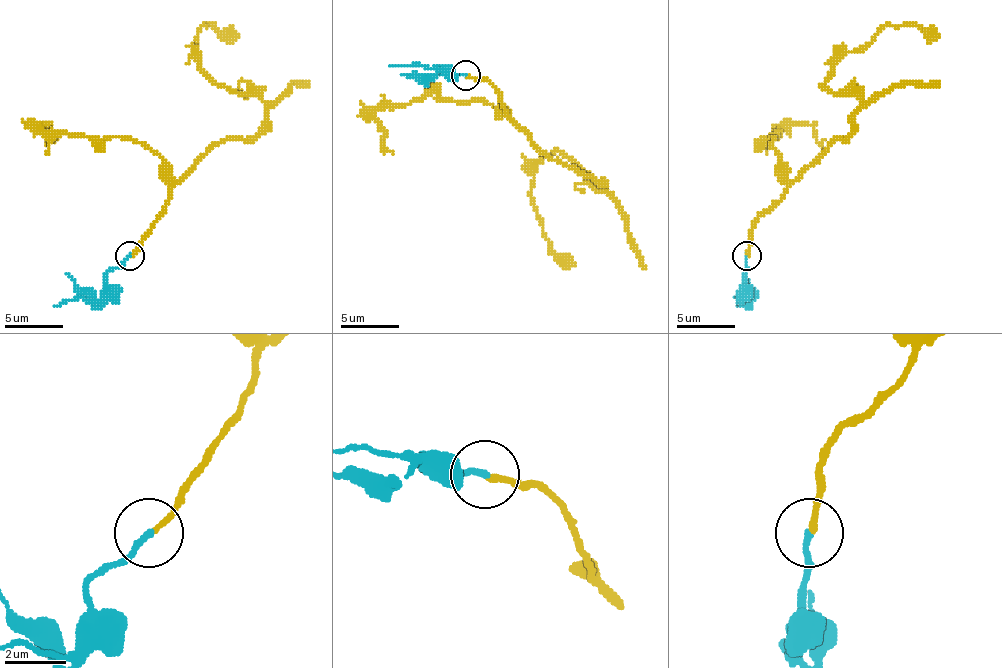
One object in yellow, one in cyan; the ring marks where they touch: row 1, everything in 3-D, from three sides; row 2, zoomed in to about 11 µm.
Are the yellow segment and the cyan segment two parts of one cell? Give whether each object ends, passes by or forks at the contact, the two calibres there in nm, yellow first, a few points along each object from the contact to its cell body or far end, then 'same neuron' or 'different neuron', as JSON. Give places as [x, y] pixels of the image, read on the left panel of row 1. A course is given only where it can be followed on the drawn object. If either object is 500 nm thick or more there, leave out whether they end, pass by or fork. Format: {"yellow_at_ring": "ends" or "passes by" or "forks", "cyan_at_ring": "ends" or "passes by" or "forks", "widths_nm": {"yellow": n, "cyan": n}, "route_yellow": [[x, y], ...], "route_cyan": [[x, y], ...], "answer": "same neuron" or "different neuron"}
{"yellow_at_ring": "ends", "cyan_at_ring": "ends", "widths_nm": {"yellow": 150, "cyan": 200}, "route_yellow": [[130, 253], [171, 189], [265, 119], [256, 95], [197, 60], [203, 25], [238, 34]], "route_cyan": [[130, 256], [107, 274], [107, 297], [101, 306], [66, 274]], "answer": "same neuron"}

